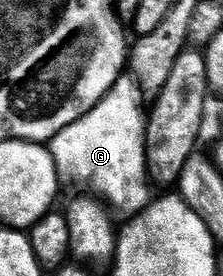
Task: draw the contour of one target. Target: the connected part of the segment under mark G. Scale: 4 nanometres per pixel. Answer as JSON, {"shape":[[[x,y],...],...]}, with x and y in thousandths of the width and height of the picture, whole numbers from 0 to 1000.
{"shape":[[[552,264],[511,315],[377,424],[305,453],[229,504],[215,543],[283,652],[390,663],[439,707],[462,707],[565,786],[596,786],[668,754],[682,645],[655,572],[659,420],[637,417],[641,319],[596,268]]]}

